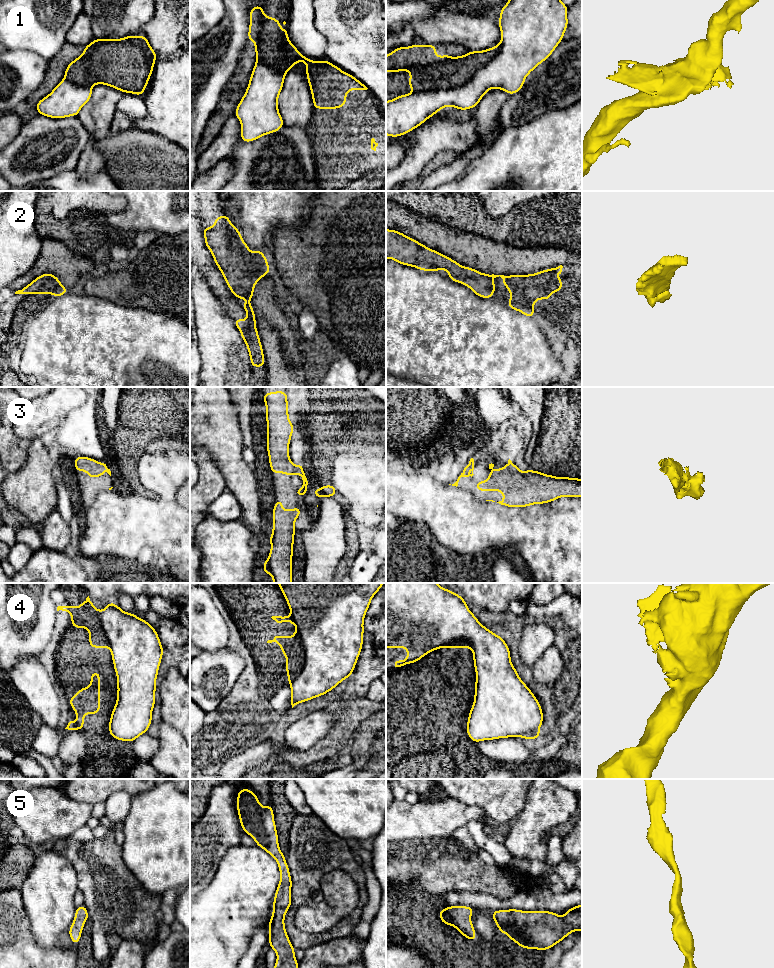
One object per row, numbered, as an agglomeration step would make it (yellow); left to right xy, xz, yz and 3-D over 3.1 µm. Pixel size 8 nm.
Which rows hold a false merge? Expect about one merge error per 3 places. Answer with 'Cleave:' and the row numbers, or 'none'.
Cleave: 1

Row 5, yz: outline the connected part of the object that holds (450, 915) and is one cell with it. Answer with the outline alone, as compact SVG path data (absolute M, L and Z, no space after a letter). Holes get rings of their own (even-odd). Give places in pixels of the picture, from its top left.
M448 906L439 911L440 920L448 926L454 926L466 939L476 940L476 933L471 922L473 907Z

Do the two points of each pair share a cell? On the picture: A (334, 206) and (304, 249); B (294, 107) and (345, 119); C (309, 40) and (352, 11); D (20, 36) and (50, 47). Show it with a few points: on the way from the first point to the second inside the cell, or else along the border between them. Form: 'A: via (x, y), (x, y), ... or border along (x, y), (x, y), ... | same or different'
A: via (333, 217), (315, 238) | same
B: border along (309, 88), (313, 105), (310, 131) | different
C: border along (313, 10), (313, 24), (325, 39), (325, 56) | different
D: via (27, 36), (39, 36), (43, 40) | same

